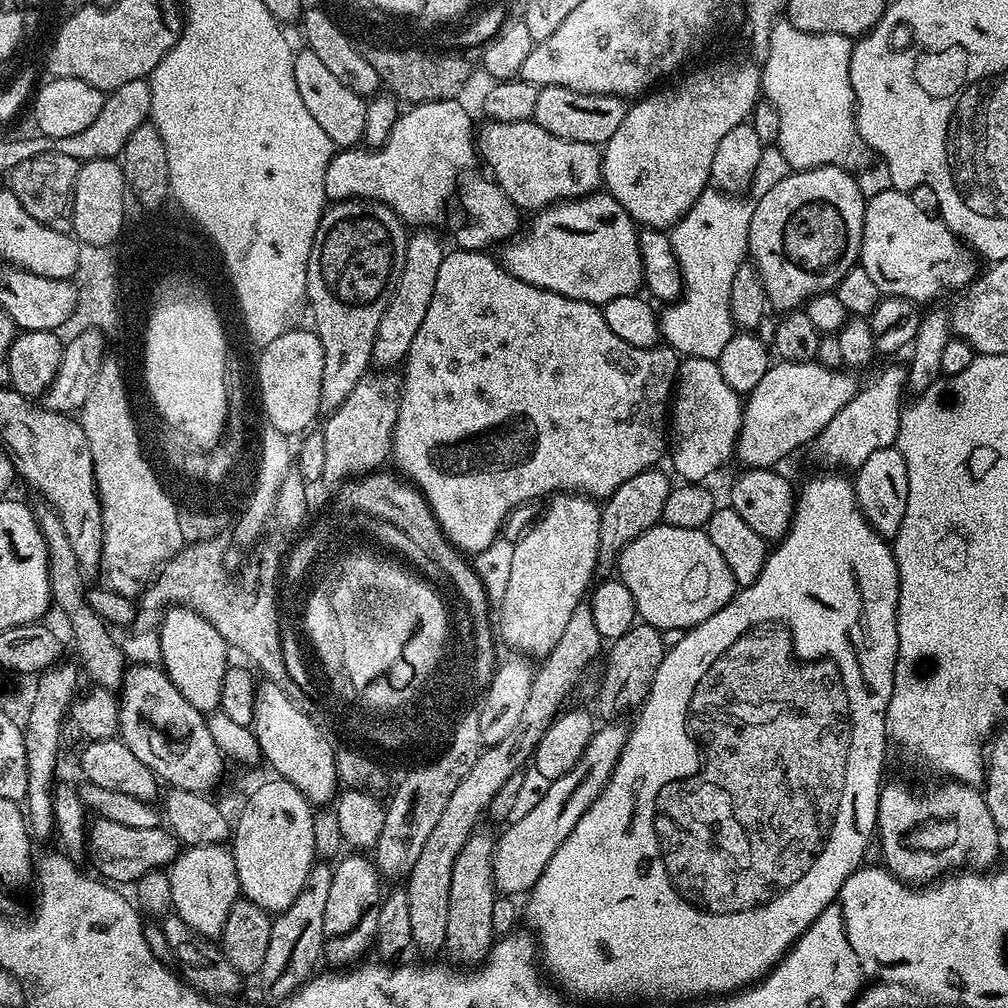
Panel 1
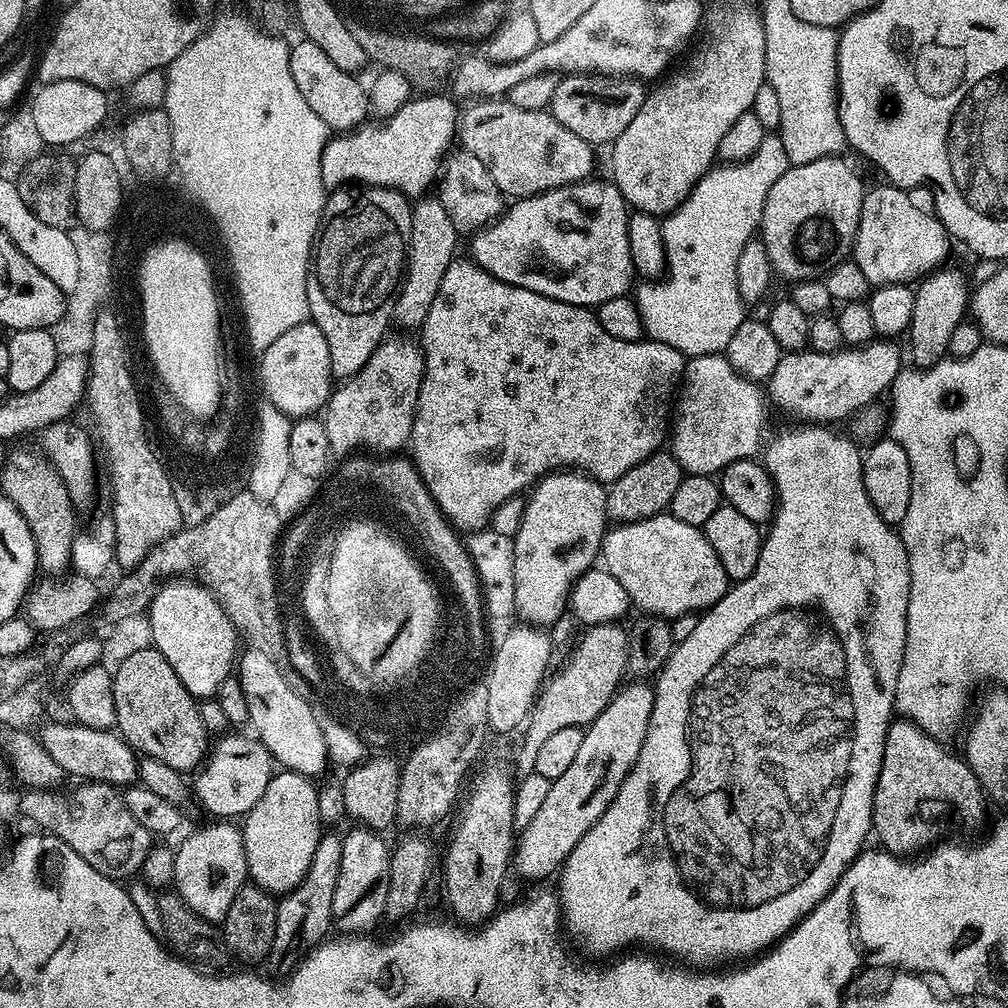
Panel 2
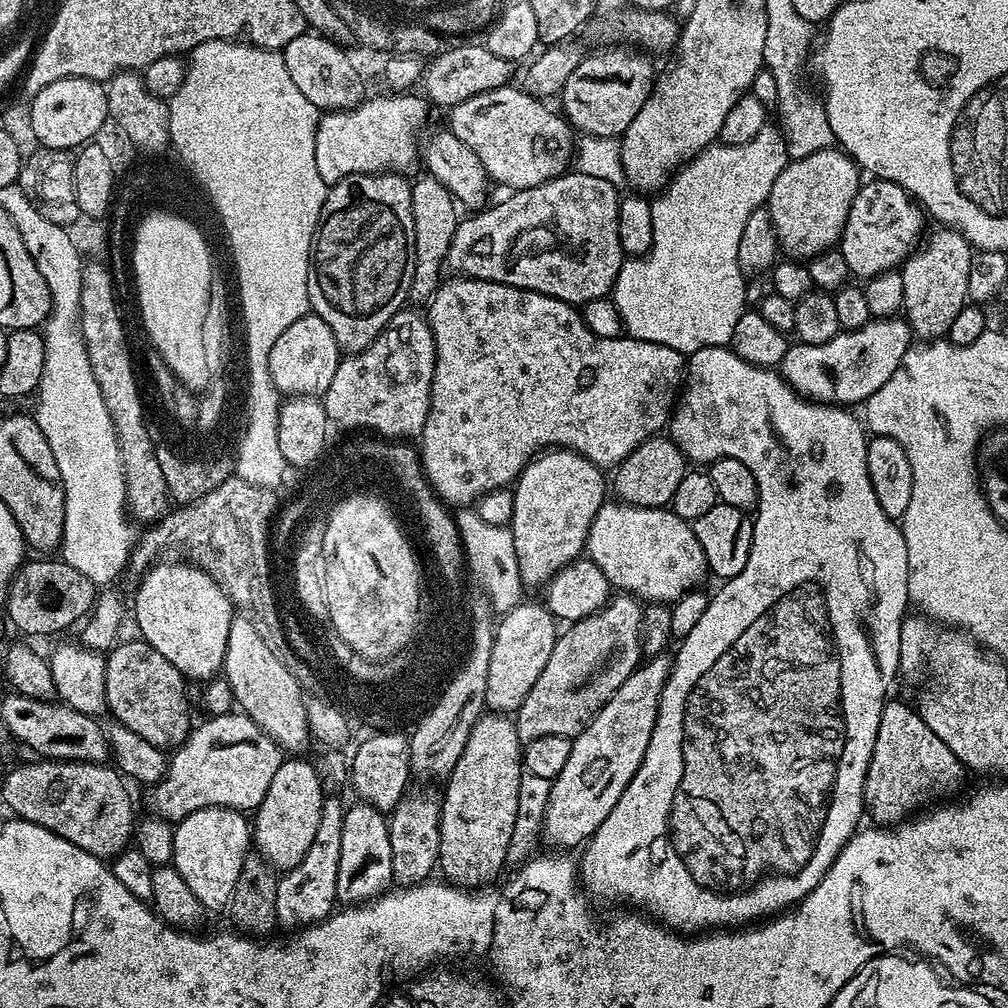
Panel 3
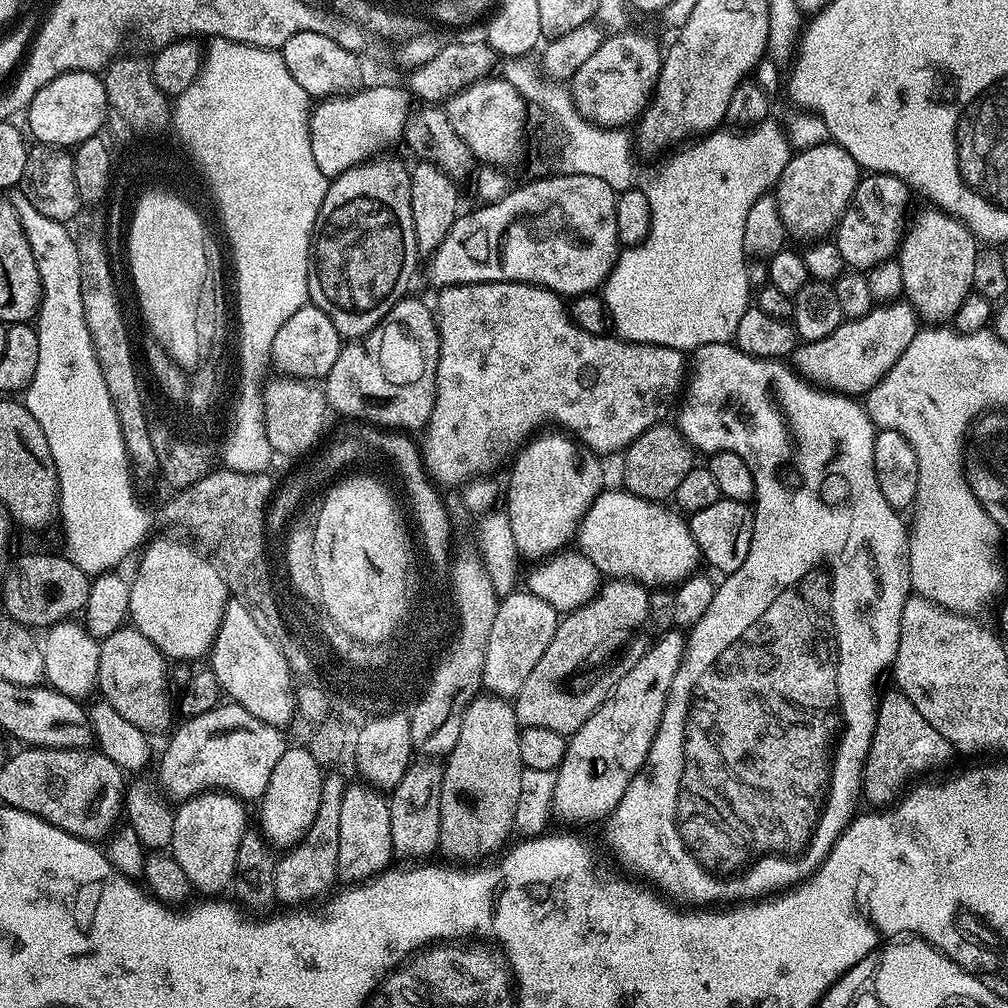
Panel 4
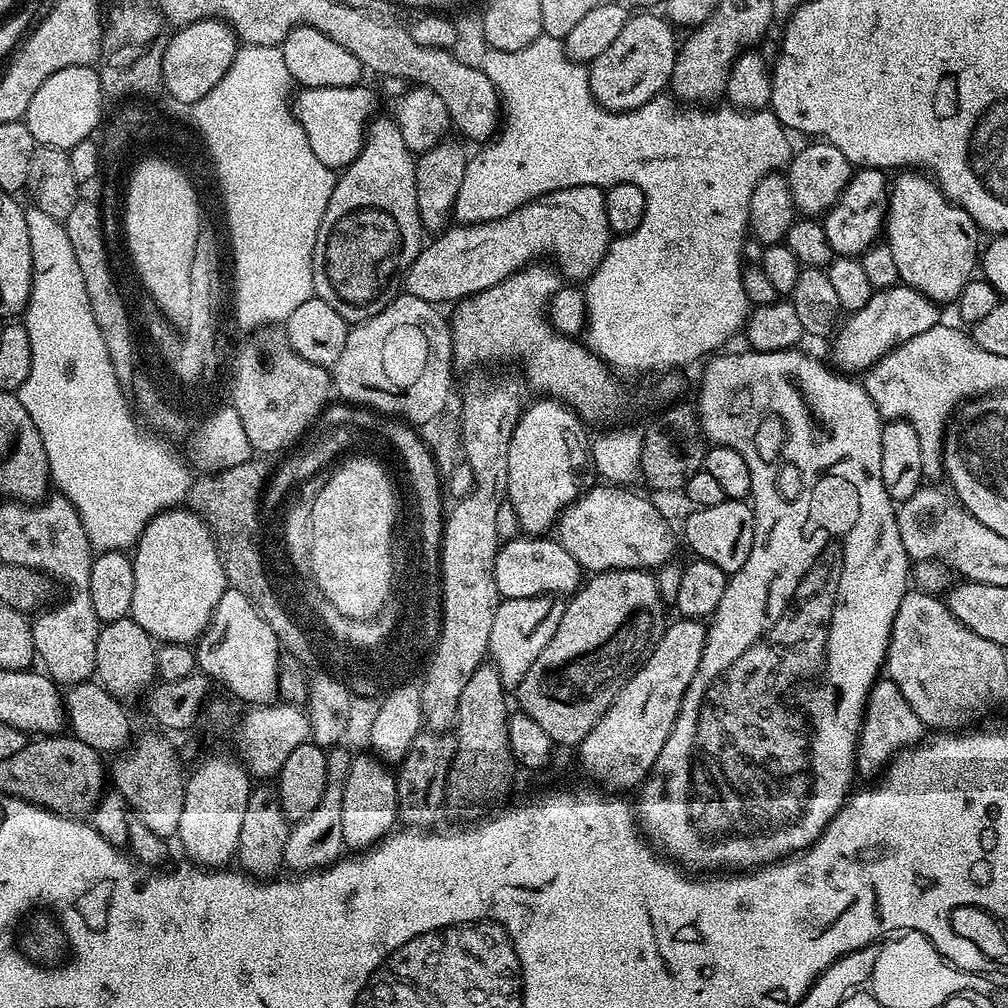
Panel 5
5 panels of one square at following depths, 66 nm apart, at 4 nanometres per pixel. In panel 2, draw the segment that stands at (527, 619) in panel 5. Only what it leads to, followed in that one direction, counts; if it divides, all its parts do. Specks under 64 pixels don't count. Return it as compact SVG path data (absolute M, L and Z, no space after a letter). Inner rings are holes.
M521 623L521 628L512 628L500 640L500 645L490 656L490 663L487 665L488 687L487 687L487 709L488 728L496 732L512 732L521 727L527 721L529 712L536 702L537 696L542 691L548 670L548 663L552 660L552 640L547 636L545 629L540 626L533 626L528 623Z

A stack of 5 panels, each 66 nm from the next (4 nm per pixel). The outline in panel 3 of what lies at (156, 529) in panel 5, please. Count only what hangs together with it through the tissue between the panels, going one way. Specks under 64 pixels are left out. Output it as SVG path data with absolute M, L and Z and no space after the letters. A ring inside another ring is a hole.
M164 563L153 564L139 581L140 589L136 592L139 635L189 681L207 682L223 669L234 605L218 582L195 564Z

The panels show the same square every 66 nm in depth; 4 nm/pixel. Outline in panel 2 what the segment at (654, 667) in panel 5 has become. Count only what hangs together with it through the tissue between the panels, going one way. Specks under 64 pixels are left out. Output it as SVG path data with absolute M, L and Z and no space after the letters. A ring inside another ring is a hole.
M632 682L629 688L621 687L606 706L606 710L602 710L602 714L598 714L598 718L583 729L582 747L578 749L574 762L563 772L562 778L551 781L549 793L543 799L537 814L531 819L529 825L519 829L514 849L514 872L516 870L518 875L525 876L528 880L536 880L532 882L545 881L542 879L550 875L552 871L553 875L563 865L570 850L574 850L574 846L578 846L582 834L586 834L586 830L590 830L590 826L594 826L594 822L598 822L598 818L602 818L606 806L610 806L610 802L618 794L626 774L630 774L630 770L638 758L642 742L648 733L648 723L650 714L654 710L655 697L656 694L651 683Z

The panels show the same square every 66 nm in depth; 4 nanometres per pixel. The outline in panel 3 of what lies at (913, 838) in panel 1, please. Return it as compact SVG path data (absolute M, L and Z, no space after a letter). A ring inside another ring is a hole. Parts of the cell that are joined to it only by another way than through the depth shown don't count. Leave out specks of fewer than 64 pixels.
M895 698L885 703L864 783L864 810L873 825L895 825L909 819L910 814L924 806L919 804L951 797L956 794L951 792L959 790L964 775L964 765L954 756L950 747L926 726L911 703L903 704Z

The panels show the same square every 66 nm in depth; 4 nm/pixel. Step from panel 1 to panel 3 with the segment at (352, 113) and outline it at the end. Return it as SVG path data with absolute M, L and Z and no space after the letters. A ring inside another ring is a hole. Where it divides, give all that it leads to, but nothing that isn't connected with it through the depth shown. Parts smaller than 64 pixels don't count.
M305 34L294 38L282 49L286 62L286 70L290 70L290 78L303 96L317 110L324 112L340 112L343 108L355 108L366 99L364 80L352 60L343 52L337 41L323 34Z

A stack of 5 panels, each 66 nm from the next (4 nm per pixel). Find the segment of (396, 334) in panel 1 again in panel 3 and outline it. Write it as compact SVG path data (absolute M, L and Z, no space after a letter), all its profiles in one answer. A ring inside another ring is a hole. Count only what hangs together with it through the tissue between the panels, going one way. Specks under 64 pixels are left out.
M421 174L411 181L410 210L412 211L412 241L414 242L414 278L410 278L408 299L413 305L424 306L442 283L440 267L445 267L448 259L448 247L454 242L458 223L458 205L455 198L438 182L438 178Z

